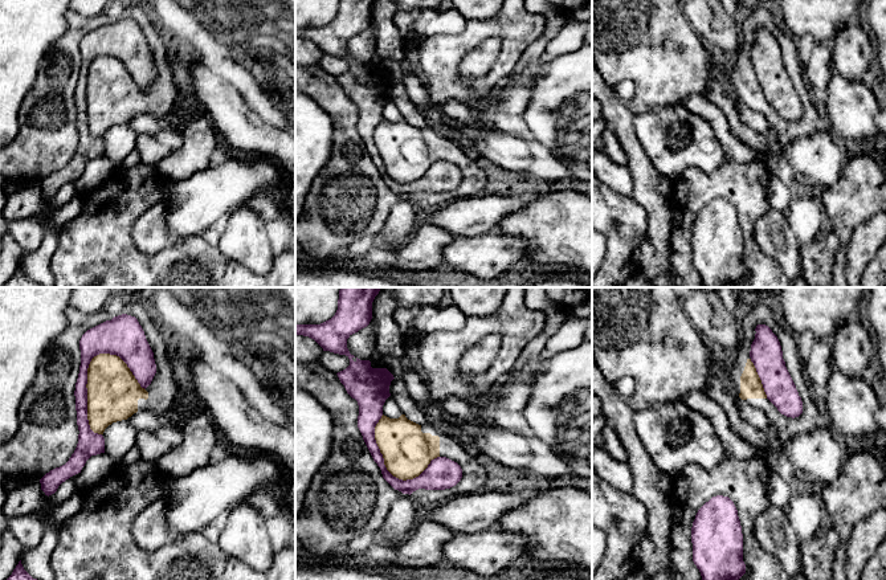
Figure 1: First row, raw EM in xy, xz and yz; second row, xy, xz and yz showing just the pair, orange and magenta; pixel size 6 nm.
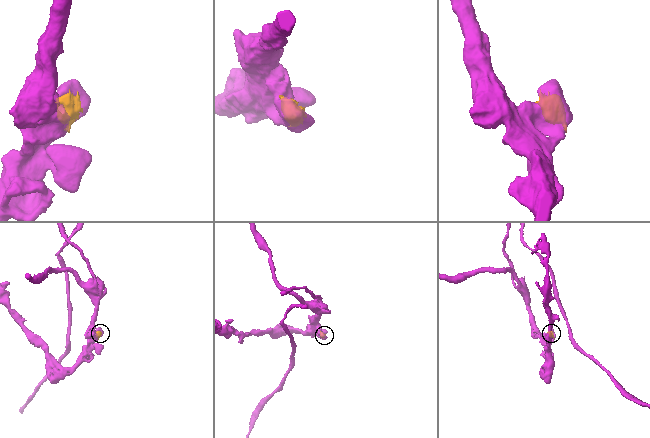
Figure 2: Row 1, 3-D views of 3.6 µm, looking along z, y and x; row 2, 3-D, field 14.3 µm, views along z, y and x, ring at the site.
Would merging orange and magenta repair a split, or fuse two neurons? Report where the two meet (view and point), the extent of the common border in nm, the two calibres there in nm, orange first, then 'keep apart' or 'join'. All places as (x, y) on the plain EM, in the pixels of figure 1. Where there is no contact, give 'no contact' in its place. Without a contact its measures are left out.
xy (88, 93) | 500 nm | 320/110 nm | keep apart

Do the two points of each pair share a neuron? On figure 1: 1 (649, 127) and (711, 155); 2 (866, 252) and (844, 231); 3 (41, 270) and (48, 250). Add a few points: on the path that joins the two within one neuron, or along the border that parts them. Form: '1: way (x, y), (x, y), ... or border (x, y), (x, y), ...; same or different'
1: way (662, 144), (662, 150), (670, 156), (694, 155); same
2: border (872, 216), (854, 229), (846, 250), (844, 268); different
3: way (41, 265), (43, 256); same

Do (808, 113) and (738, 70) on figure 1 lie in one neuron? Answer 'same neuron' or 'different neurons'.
same neuron

